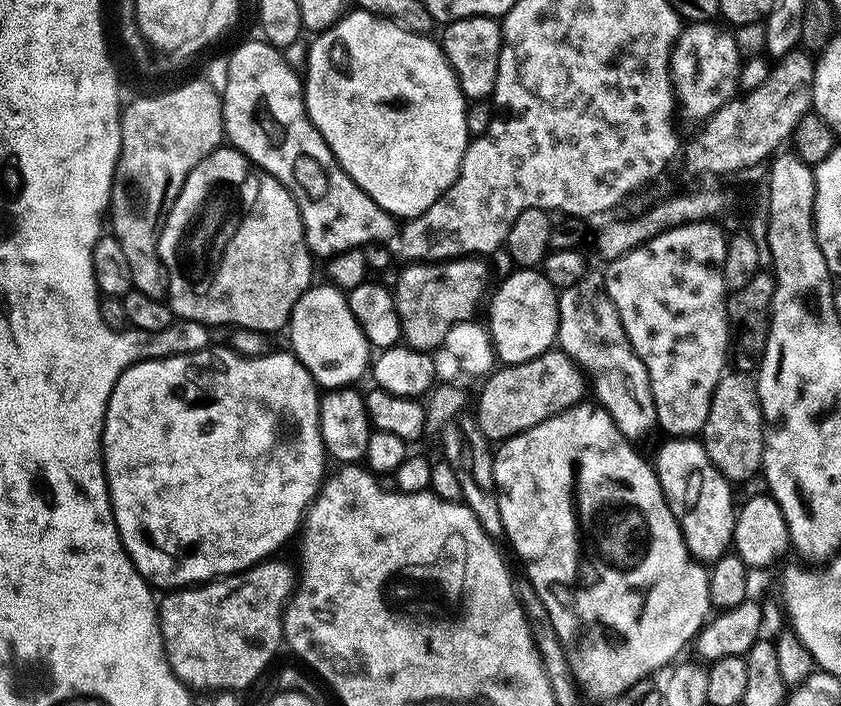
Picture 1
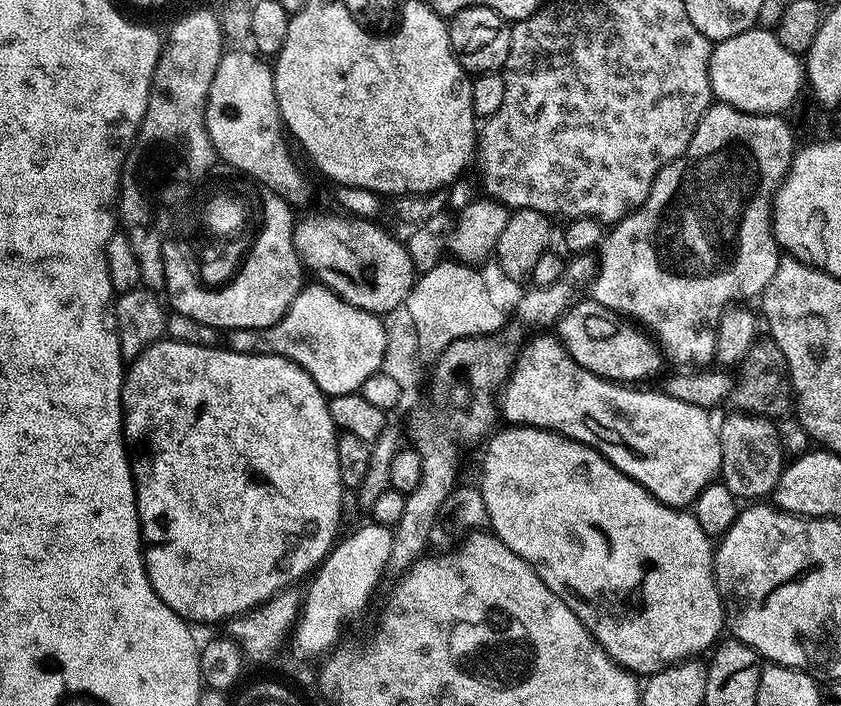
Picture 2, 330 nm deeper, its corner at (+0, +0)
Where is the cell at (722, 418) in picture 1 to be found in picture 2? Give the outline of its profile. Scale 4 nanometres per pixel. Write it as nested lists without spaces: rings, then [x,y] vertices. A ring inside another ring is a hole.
[[[739,410],[729,411],[724,421],[719,421],[722,466],[719,479],[735,496],[744,502],[756,502],[773,495],[780,473],[786,467],[784,452],[780,449],[780,436],[771,419],[754,416]]]

